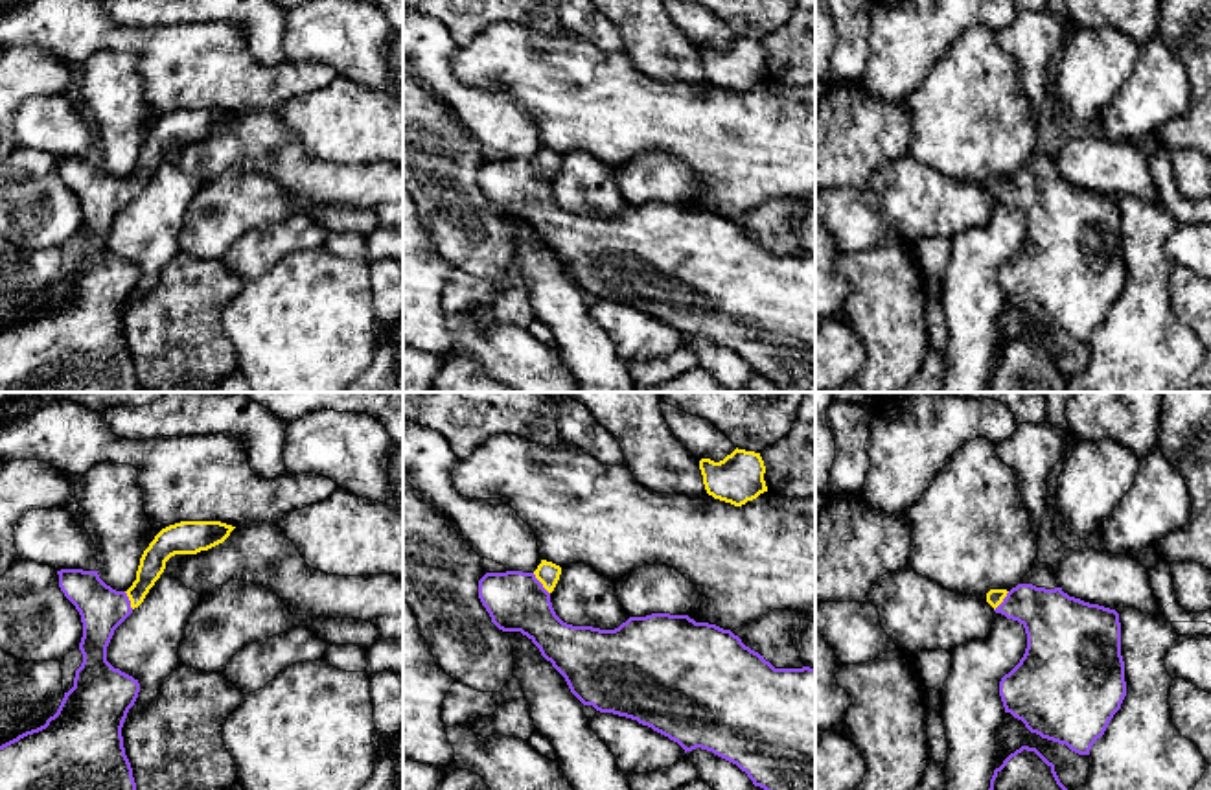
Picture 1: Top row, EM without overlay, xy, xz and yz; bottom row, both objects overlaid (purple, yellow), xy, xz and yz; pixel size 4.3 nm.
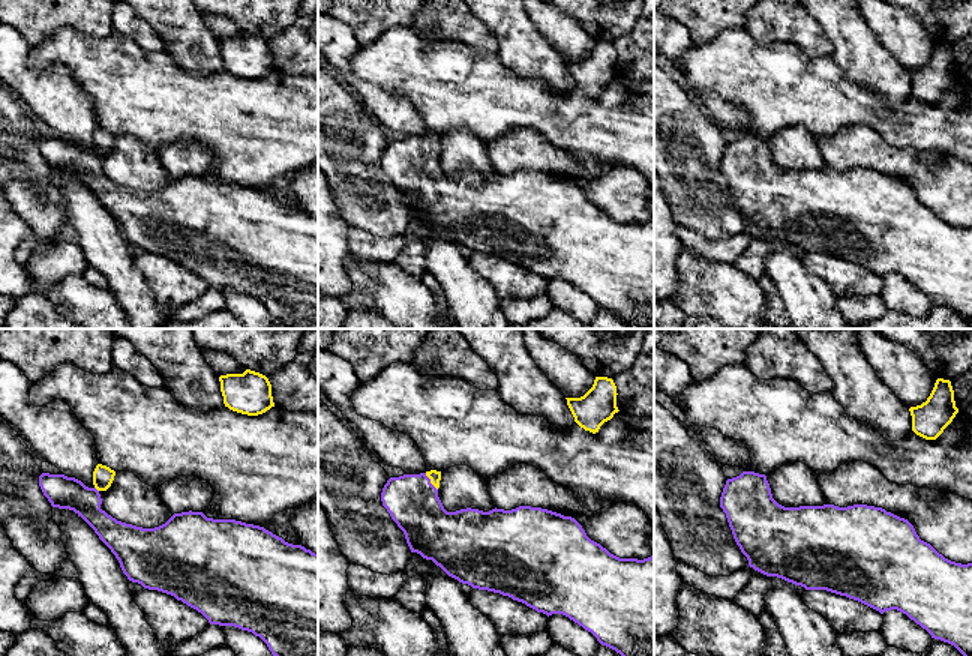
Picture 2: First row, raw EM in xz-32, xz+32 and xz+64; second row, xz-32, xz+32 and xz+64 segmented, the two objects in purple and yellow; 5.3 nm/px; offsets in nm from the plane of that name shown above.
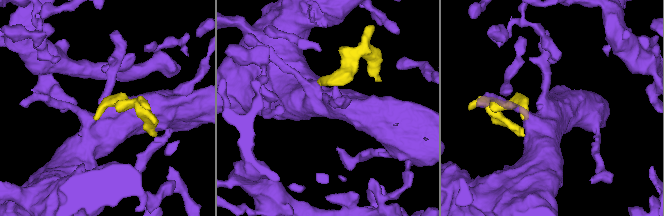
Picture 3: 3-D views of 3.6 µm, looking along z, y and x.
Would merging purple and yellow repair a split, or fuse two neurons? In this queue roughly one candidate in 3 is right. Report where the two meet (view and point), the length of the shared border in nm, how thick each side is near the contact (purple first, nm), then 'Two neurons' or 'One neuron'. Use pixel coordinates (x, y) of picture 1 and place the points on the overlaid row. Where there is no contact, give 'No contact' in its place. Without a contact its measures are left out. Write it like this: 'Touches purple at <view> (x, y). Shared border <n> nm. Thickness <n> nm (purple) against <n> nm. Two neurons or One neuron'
Touches purple at xz (542, 584). Shared border 120 nm. Thickness 260 nm (purple) against 100 nm. One neuron

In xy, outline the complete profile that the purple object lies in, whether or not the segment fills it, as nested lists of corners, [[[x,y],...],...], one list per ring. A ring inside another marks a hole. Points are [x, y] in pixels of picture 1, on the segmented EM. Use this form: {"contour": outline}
{"contour": [[[180,521],[162,529],[140,558],[136,580],[127,591],[107,586],[98,571],[61,569],[59,587],[83,622],[79,650],[83,663],[74,687],[44,726],[0,746],[0,790],[136,790],[125,755],[121,727],[134,705],[140,683],[107,661],[114,630],[138,608],[175,554],[197,554],[223,543],[236,527],[221,521]]]}

